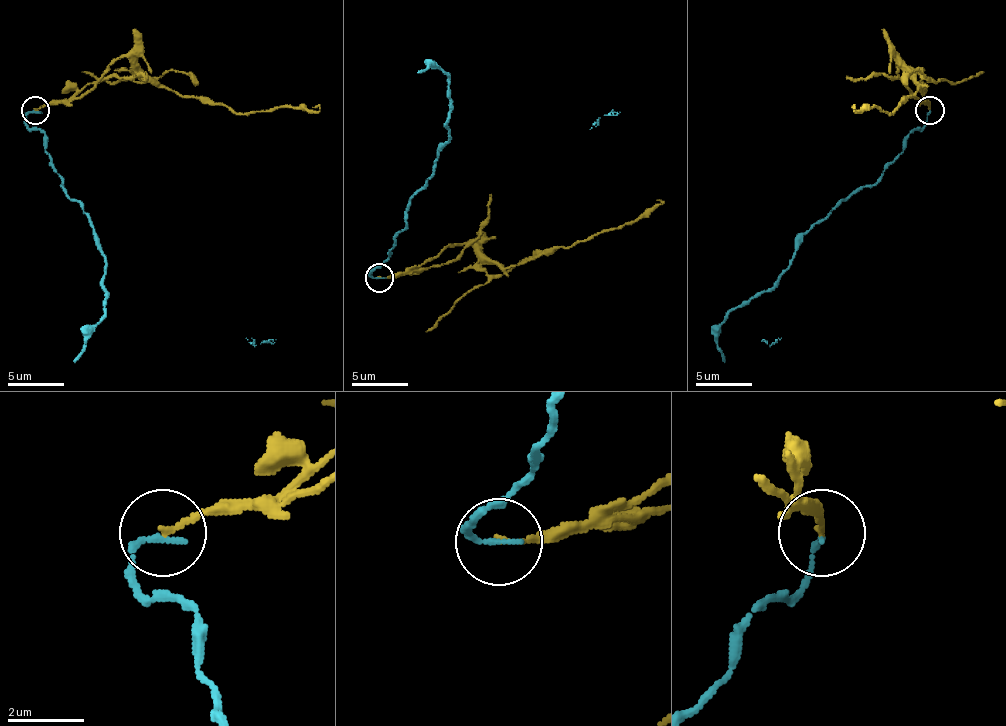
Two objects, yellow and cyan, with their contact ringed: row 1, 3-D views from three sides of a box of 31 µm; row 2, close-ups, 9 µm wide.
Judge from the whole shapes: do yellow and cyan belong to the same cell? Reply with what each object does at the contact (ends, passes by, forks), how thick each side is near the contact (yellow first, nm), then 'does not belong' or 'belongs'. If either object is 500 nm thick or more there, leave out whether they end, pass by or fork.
yellow ends | cyan ends | 130/170 nm | does not belong

